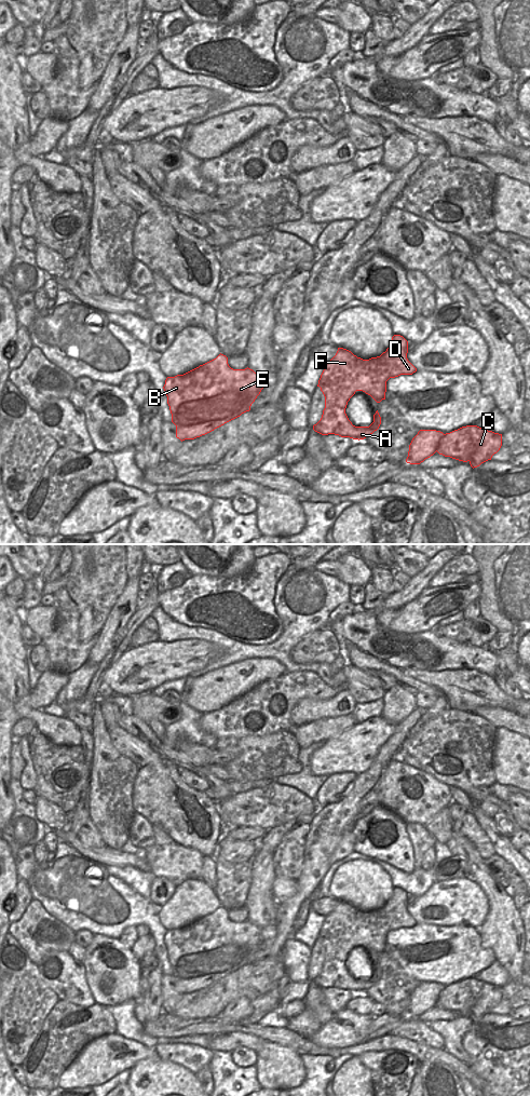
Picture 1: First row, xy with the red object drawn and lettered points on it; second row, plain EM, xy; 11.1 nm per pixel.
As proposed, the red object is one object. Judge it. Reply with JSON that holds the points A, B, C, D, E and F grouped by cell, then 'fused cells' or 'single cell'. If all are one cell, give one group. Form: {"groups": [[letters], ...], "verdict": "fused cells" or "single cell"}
{"groups": [["A", "C", "D", "F"], ["B", "E"]], "verdict": "fused cells"}

